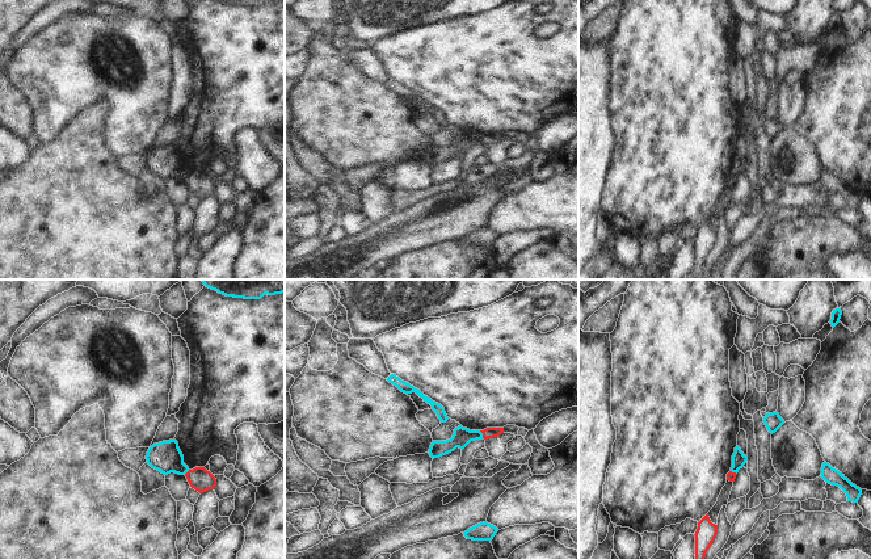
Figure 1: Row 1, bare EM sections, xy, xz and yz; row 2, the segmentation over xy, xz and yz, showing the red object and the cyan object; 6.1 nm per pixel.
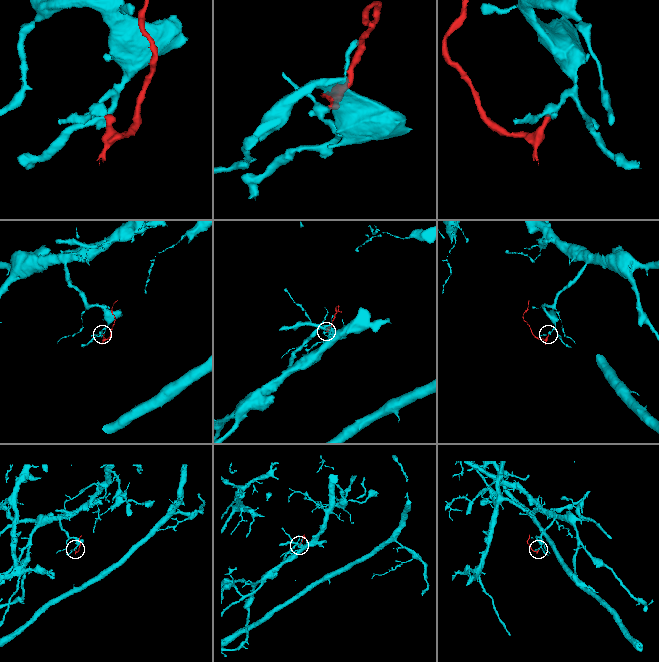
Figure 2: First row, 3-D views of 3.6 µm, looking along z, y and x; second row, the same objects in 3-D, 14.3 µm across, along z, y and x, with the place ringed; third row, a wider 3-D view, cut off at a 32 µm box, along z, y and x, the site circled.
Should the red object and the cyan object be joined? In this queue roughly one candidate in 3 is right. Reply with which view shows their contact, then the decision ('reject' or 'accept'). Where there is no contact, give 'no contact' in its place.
meets red in xz; reject

